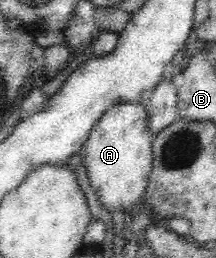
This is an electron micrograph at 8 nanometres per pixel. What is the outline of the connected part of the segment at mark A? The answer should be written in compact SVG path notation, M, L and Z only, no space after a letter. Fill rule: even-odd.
M143 104L107 109L90 131L85 143L83 166L99 203L109 212L124 212L144 197L153 166L153 138Z

